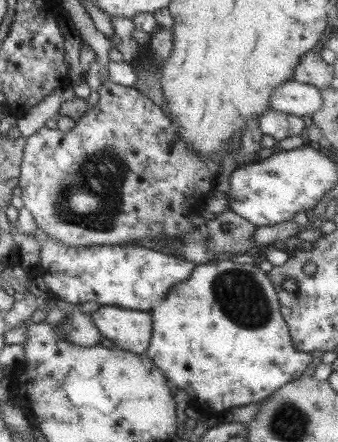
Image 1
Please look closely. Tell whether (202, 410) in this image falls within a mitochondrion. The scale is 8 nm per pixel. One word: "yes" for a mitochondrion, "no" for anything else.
no

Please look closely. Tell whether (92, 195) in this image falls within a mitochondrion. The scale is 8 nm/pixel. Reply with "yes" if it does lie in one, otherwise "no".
yes

